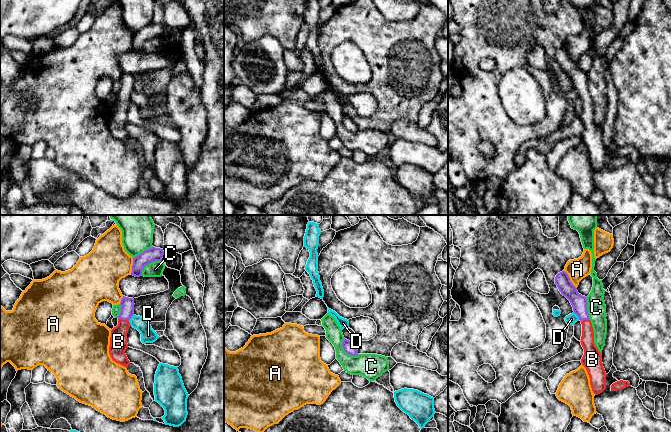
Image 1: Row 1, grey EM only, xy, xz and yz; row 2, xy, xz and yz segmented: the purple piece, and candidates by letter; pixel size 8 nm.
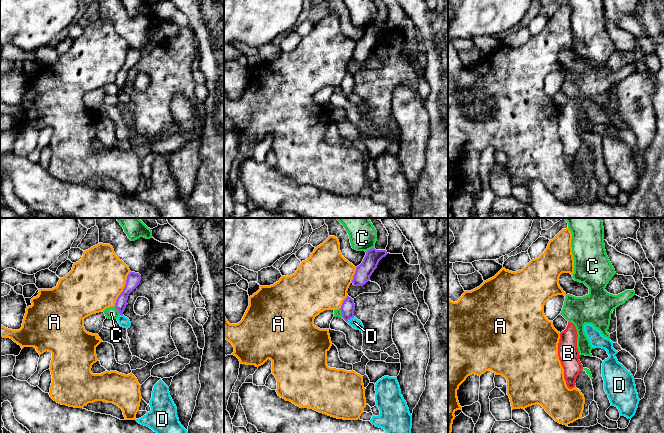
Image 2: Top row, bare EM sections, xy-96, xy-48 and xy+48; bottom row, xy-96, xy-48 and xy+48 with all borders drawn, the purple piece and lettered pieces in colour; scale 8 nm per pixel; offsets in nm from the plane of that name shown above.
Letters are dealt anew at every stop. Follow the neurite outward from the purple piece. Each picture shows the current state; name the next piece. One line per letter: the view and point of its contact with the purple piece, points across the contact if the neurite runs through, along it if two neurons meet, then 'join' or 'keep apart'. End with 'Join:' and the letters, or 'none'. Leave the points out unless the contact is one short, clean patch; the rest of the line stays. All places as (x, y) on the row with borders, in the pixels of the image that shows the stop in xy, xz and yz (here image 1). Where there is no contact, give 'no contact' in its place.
A: contact yz (569, 279); keep apart
B: contact xy (123, 319); way xy (127, 304), (127, 312), (123, 319), (118, 341); join
C: contact xz (345, 351); keep apart
D: contact yz (577, 315); border yz (573, 312), (579, 319); keep apart
Join: B

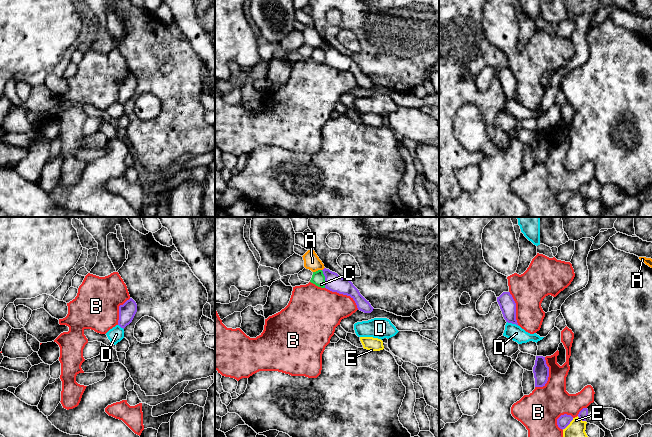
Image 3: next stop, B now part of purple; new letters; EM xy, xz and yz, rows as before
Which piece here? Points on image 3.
A: contact xz (323, 269); border xz (324, 267), (322, 270); keep apart
B: contact xz (344, 294); keep apart
C: contact xz (325, 279); border xz (321, 270), (324, 276), (325, 287); keep apart
D: contact yz (513, 323); keep apart
E: contact yz (568, 424); keep apart
Join: none

